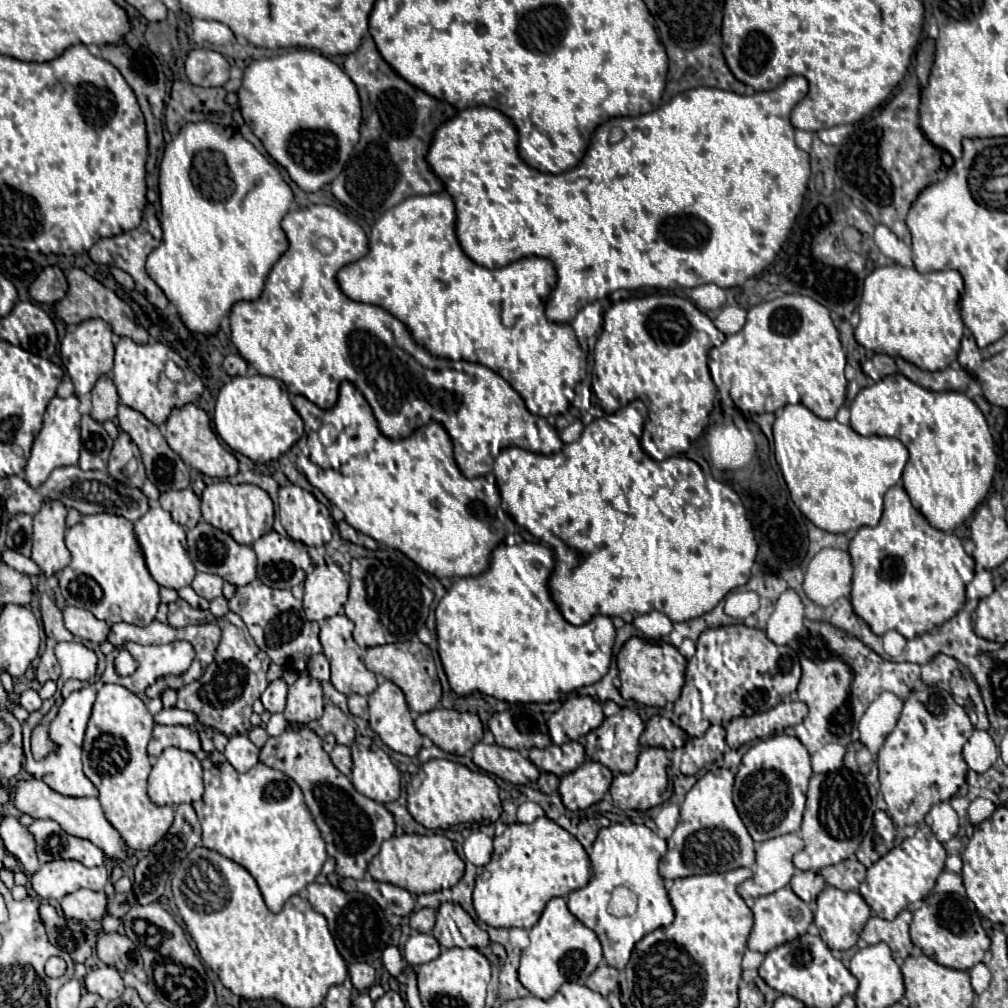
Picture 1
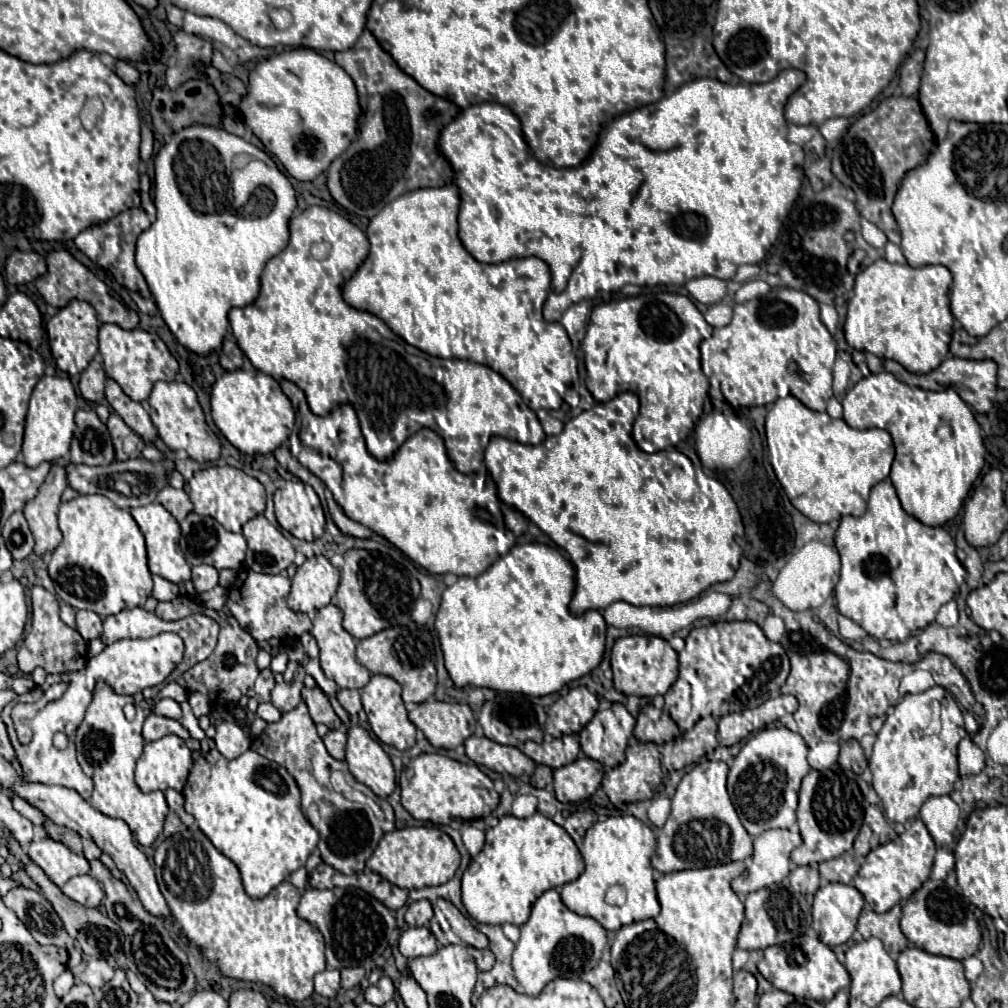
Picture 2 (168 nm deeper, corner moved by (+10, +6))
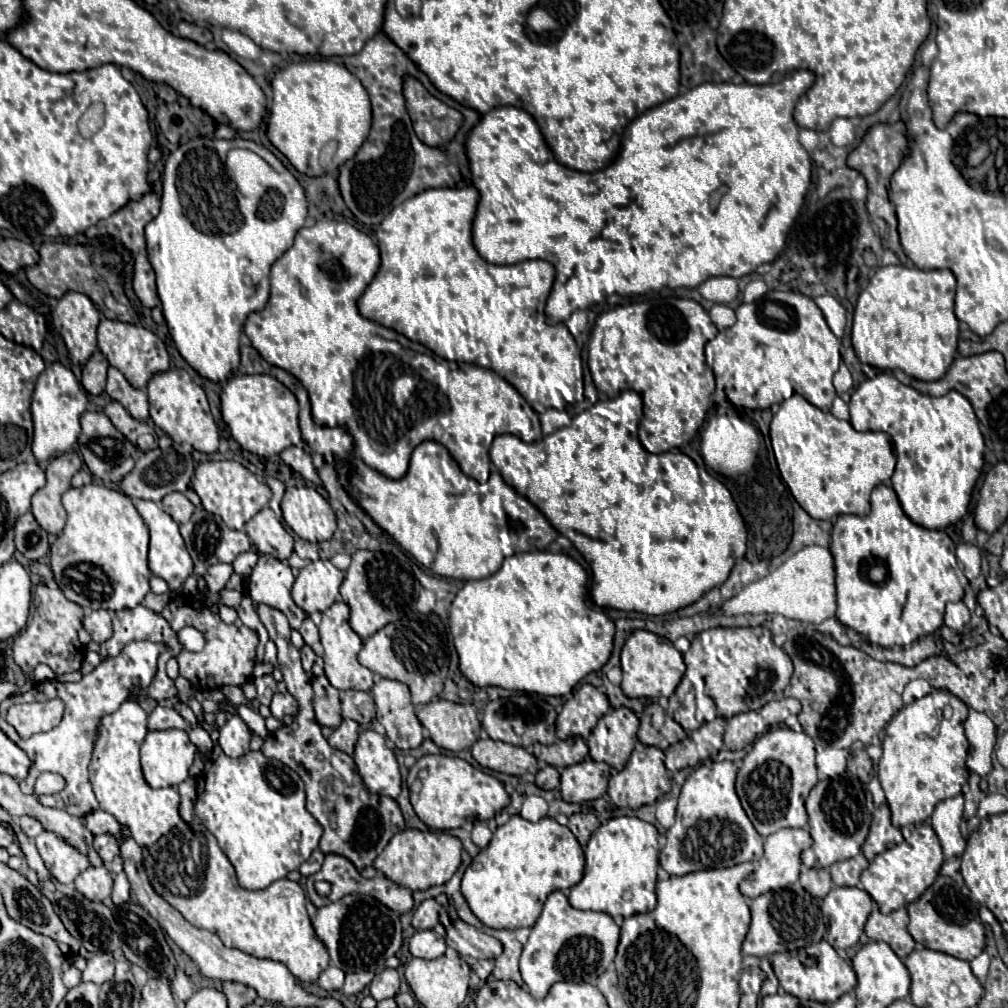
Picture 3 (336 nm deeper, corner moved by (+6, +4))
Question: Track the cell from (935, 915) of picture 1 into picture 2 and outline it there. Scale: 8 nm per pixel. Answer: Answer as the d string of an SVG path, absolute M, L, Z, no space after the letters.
M940 880L924 882L924 886L906 900L906 904L902 906L900 924L902 924L904 936L914 946L938 956L964 960L976 954L980 944L980 924L970 904L964 900L962 894L958 894L946 882L940 882Z

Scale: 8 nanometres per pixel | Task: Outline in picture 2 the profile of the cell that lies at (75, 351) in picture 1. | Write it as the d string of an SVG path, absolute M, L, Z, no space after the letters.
M72 300L68 306L58 310L48 320L46 332L48 332L50 350L58 368L70 376L78 376L98 352L98 318L96 318L96 310L88 302Z

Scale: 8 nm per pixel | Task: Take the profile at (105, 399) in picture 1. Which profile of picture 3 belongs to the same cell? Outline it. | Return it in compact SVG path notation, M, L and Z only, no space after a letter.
M94 352L82 368L82 386L86 388L86 392L90 392L94 396L104 392L106 370L108 370L106 356L102 352Z

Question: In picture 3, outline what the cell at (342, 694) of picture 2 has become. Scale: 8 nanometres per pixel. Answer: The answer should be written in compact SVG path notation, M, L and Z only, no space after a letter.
M346 690L342 692L342 716L356 720L360 726L366 726L374 720L376 706L370 692Z

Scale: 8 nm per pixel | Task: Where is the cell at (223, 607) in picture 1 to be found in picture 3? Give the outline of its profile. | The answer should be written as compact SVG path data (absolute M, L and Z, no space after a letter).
M222 590L220 592L220 598L226 606L232 606L232 608L238 608L240 606L240 600L242 600L242 592L238 590Z

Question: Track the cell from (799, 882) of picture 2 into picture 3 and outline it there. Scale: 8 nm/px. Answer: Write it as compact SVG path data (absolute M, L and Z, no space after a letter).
M802 866L800 884L812 896L824 898L832 888L832 878L830 878L830 872L824 870L824 868L806 868L806 866Z

